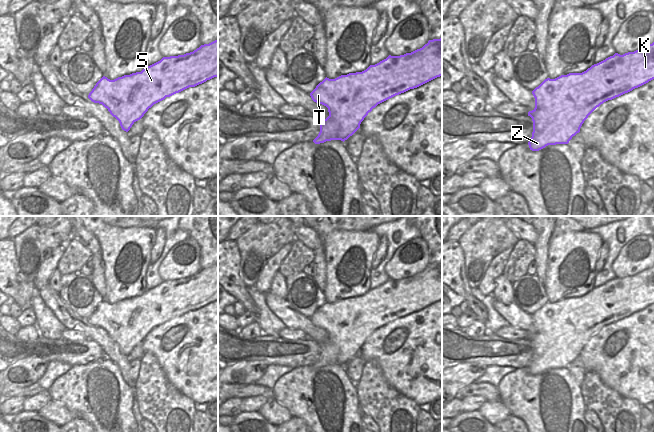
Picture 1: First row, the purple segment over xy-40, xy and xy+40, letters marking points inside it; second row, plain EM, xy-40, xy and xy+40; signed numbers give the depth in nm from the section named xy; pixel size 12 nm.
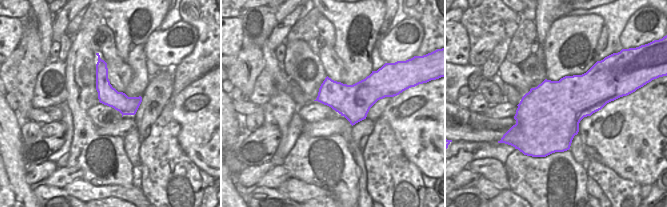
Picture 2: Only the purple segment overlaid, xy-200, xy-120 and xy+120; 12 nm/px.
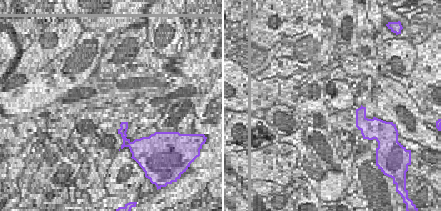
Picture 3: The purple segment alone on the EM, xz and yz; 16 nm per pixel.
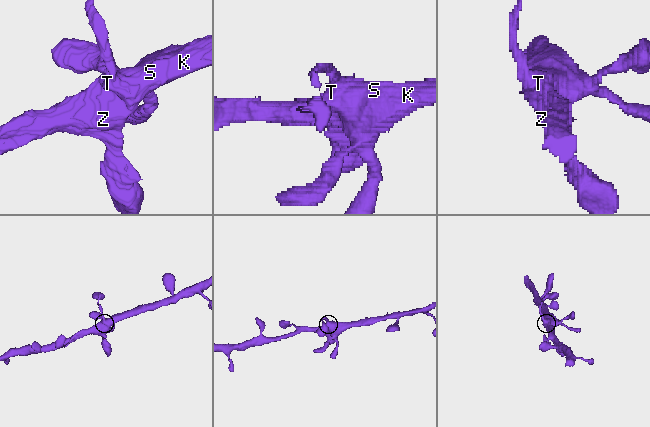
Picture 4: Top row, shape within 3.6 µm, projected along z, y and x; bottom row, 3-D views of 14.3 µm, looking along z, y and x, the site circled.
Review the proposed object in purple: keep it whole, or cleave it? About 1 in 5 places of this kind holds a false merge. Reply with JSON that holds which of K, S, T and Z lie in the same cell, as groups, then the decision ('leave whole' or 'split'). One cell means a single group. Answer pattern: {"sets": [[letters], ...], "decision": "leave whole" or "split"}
{"sets": [["K", "S", "T", "Z"]], "decision": "leave whole"}

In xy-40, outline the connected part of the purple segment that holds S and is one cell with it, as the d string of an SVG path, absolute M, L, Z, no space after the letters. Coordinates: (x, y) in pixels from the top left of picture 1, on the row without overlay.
M218 263L184 279L163 281L160 285L146 290L141 296L114 304L103 300L89 317L88 322L107 332L119 345L122 354L128 356L154 328L214 301L218 301Z

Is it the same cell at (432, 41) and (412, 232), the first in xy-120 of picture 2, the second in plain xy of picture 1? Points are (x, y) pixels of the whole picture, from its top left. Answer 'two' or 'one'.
two

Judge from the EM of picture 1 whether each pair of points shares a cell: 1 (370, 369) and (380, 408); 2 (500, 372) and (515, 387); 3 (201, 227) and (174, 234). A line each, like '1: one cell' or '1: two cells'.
1: one cell
2: two cells
3: two cells

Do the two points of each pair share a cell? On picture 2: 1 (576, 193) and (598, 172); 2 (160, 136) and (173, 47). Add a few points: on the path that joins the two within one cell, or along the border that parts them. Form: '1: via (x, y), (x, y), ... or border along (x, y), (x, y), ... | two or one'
1: border along (584, 165), (588, 177) | two
2: border along (190, 53), (172, 68) | two

